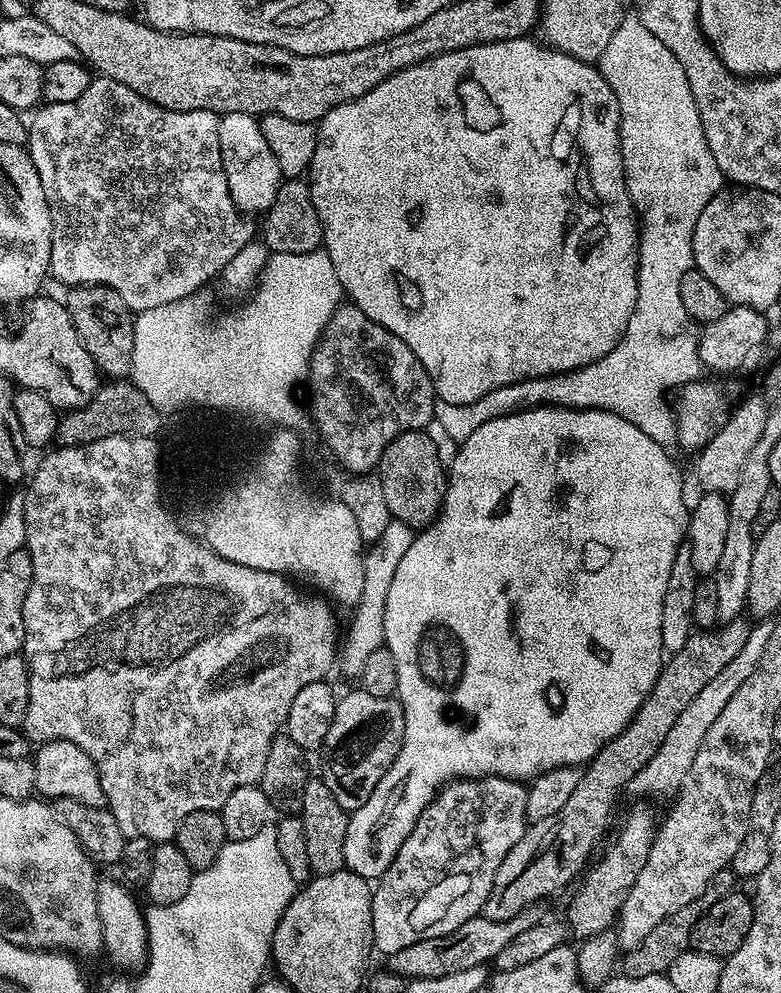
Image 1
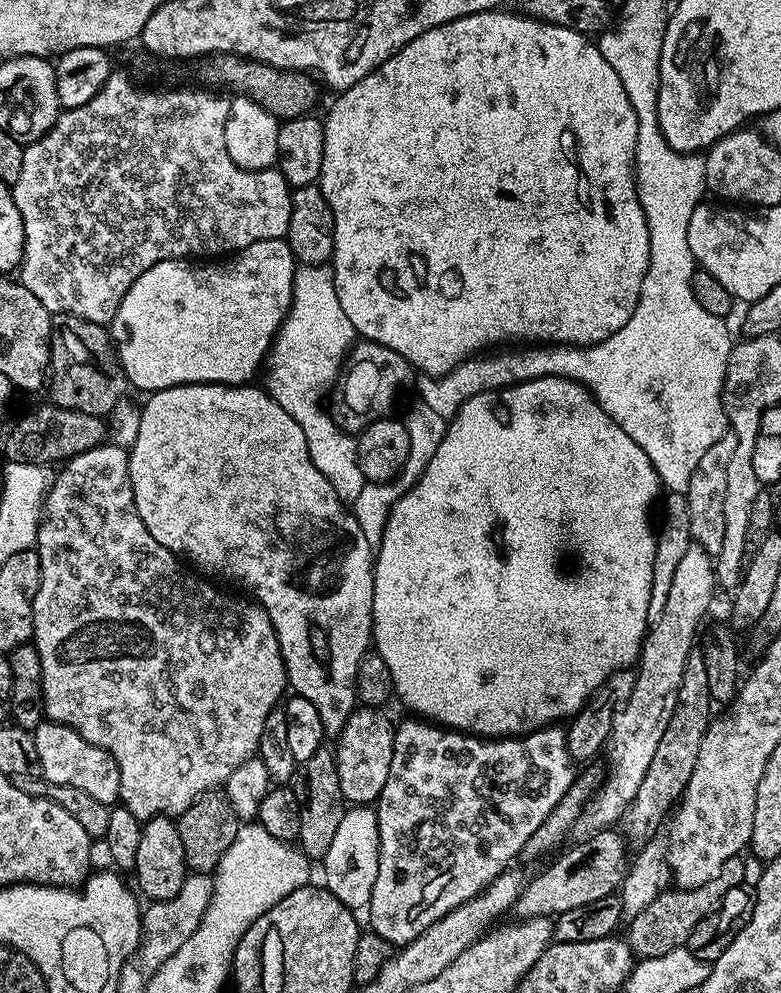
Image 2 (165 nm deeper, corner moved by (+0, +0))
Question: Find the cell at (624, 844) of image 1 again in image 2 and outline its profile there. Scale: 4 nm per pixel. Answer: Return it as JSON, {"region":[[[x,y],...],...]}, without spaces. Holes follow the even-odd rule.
{"region":[[[694,650],[686,662],[686,670],[682,670],[682,686],[678,686],[678,702],[674,702],[674,714],[670,718],[670,726],[666,726],[666,734],[658,741],[658,750],[654,750],[654,759],[646,774],[642,777],[642,786],[634,794],[634,800],[624,811],[622,835],[629,845],[643,846],[657,835],[664,815],[677,807],[686,786],[690,782],[690,774],[694,774],[694,762],[698,762],[698,749],[702,747],[702,738],[708,725],[714,719],[714,703],[706,678],[706,665],[700,650]]]}

